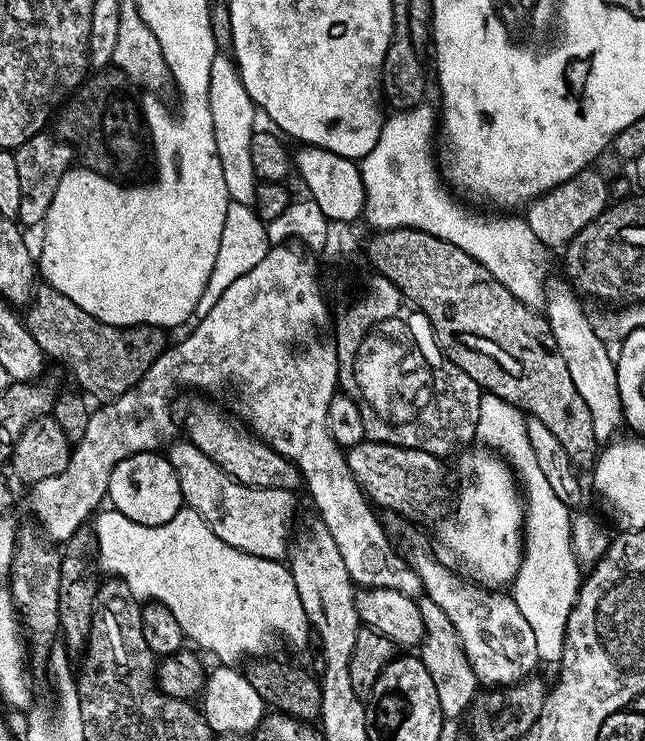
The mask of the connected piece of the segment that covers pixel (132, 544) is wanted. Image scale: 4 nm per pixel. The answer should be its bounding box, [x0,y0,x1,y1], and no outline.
[94,506,310,666]

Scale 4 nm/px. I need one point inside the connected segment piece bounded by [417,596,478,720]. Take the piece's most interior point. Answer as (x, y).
(440, 650)

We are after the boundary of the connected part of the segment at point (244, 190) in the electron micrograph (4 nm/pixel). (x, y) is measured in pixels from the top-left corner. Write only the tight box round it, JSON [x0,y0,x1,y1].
[210,54,258,205]

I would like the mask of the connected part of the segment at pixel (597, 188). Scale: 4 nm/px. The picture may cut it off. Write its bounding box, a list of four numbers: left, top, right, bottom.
[526,166,609,250]

